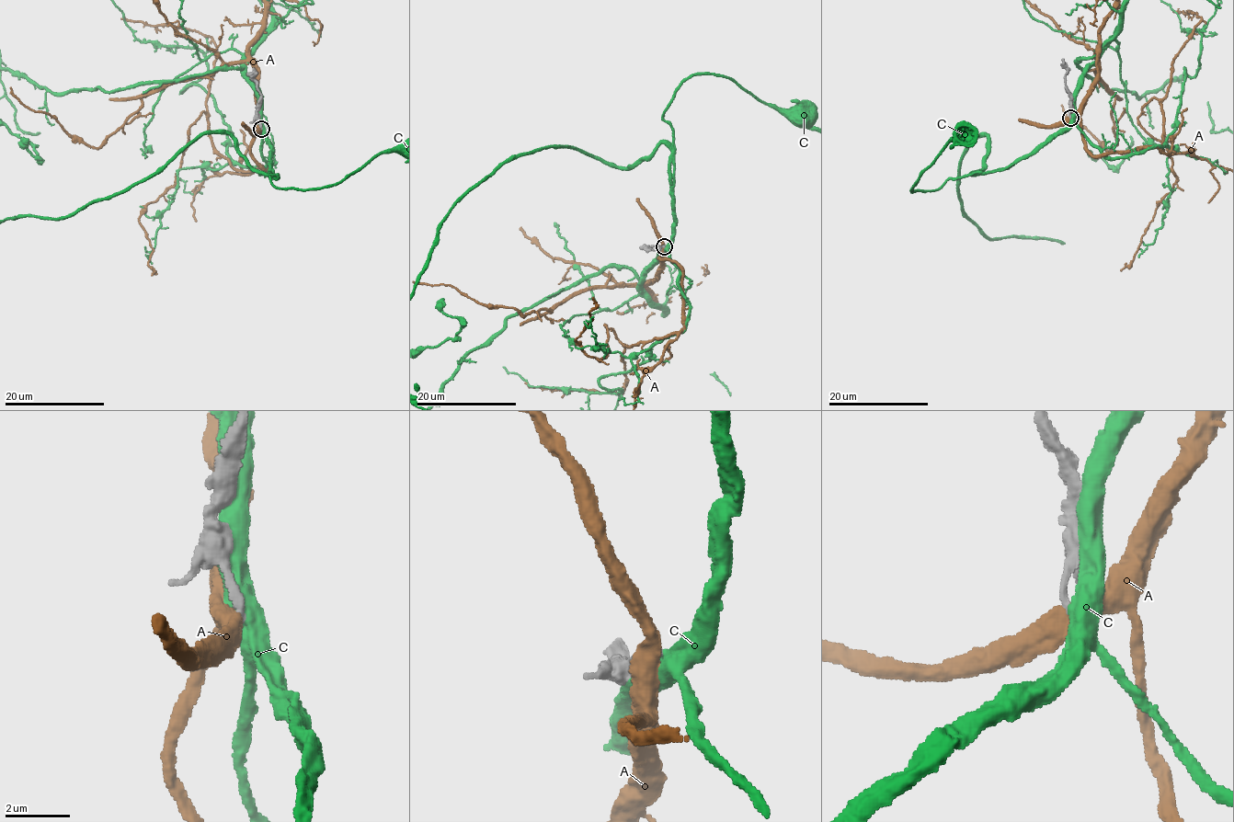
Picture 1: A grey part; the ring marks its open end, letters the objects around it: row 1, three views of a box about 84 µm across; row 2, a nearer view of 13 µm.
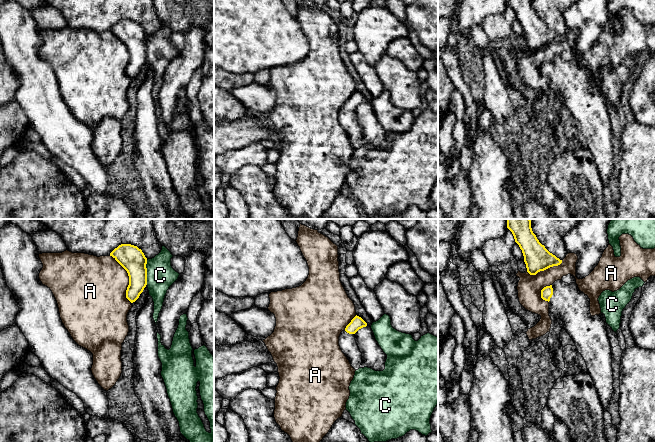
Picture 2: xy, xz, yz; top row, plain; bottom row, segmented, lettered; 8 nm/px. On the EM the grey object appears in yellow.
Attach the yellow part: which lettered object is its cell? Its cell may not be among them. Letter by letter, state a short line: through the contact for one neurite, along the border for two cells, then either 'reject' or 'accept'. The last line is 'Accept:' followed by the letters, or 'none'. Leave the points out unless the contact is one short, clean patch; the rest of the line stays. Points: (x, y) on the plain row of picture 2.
A: reject
C: line xy (147, 36), (146, 60); reject
Accept: none

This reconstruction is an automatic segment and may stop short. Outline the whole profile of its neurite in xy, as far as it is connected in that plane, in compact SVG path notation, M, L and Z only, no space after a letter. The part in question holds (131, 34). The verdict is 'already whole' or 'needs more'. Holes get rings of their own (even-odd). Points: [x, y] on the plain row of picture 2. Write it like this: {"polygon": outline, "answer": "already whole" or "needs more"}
{"polygon": "M121 20L111 29L112 32L128 49L129 61L126 74L135 78L147 61L147 34L141 25L131 20Z", "answer": "already whole"}

